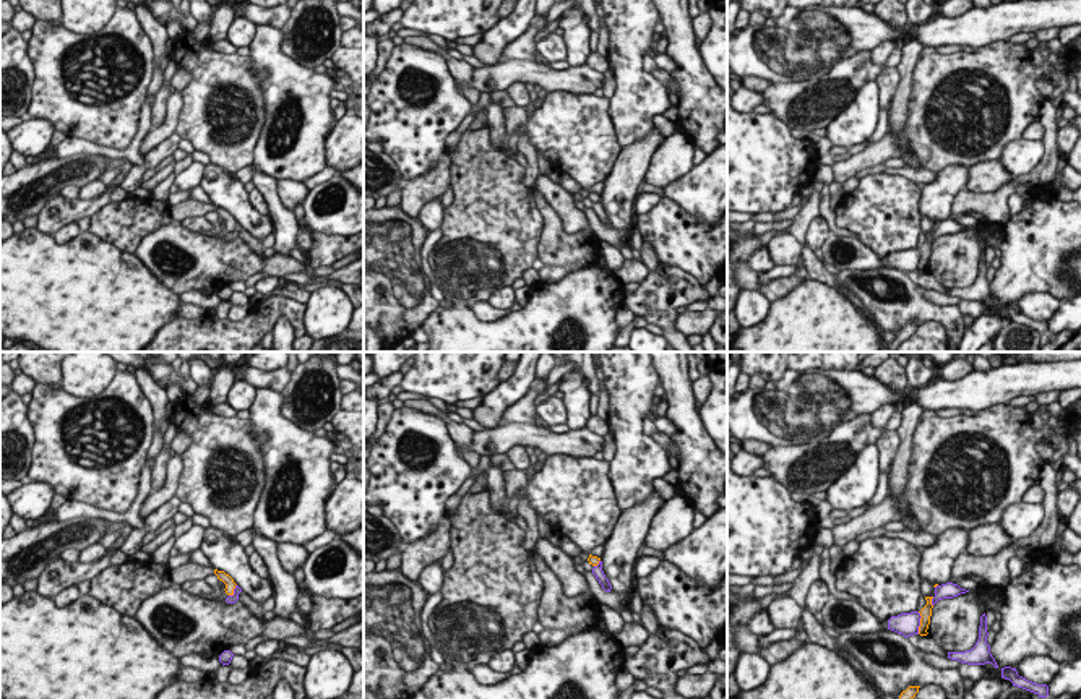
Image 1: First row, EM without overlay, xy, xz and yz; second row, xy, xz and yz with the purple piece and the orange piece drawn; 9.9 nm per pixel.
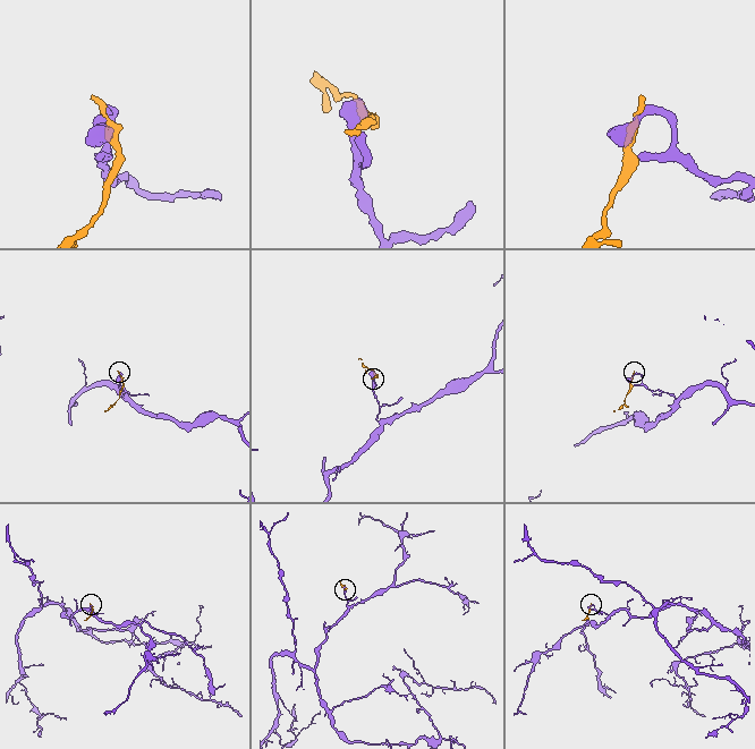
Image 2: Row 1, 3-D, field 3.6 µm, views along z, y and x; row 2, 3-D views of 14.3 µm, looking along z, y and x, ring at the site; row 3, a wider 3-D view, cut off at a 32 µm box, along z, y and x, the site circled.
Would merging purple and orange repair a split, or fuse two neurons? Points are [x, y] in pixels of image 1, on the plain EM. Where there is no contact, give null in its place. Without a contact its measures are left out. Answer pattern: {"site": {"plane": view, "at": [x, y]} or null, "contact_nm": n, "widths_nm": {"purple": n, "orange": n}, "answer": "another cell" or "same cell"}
{"site": {"plane": "yz", "at": [919, 260]}, "contact_nm": 220, "widths_nm": {"purple": 220, "orange": 120}, "answer": "another cell"}

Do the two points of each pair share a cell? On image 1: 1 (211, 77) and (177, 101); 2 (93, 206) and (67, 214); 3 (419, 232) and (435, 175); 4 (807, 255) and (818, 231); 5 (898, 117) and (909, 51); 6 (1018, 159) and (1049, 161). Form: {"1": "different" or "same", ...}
{"1": "different", "2": "same", "3": "different", "4": "different", "5": "same", "6": "different"}

